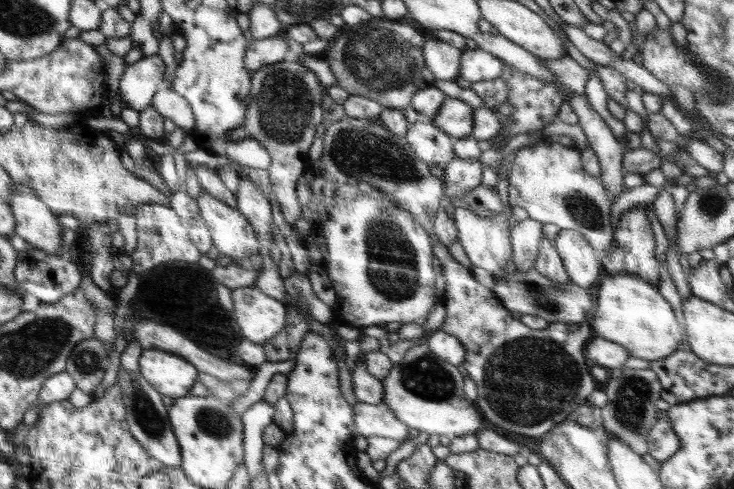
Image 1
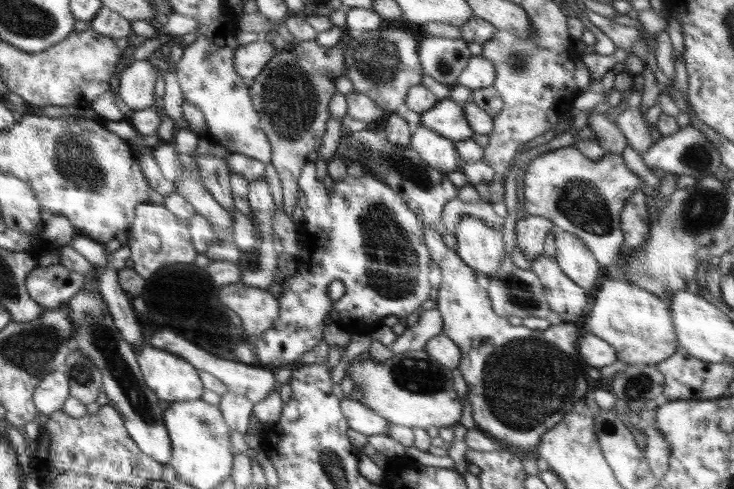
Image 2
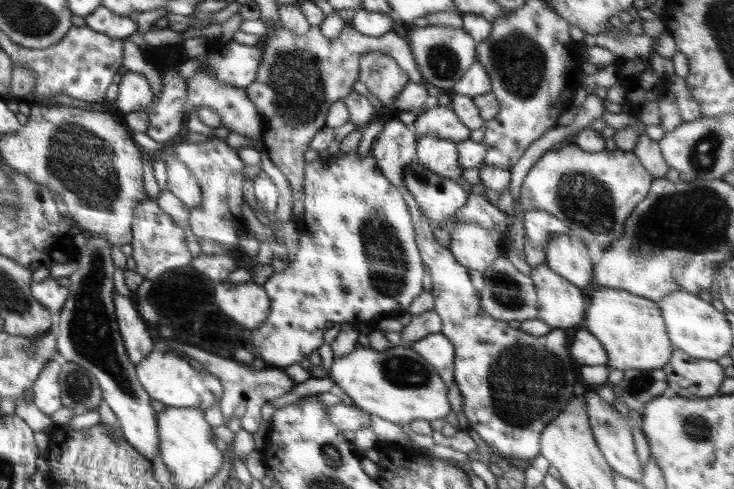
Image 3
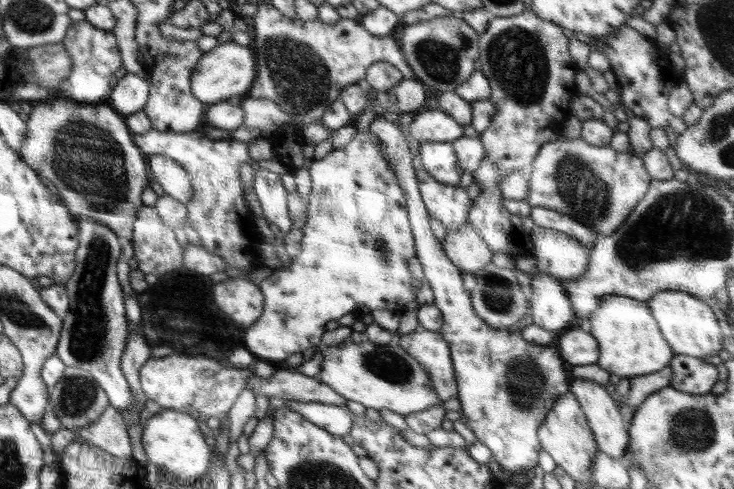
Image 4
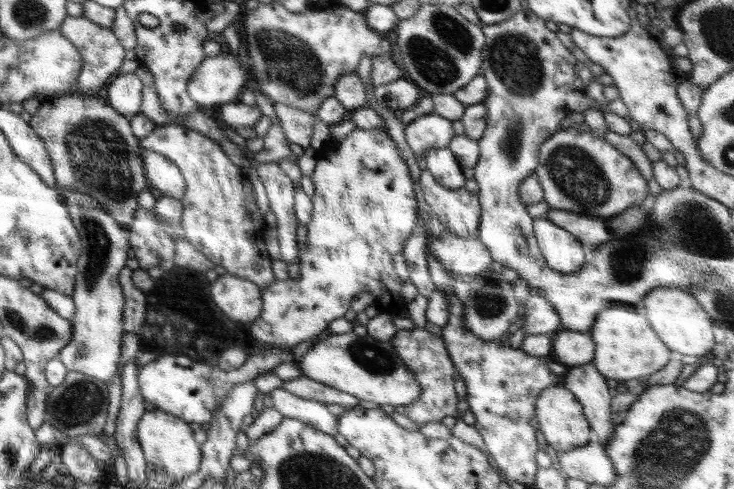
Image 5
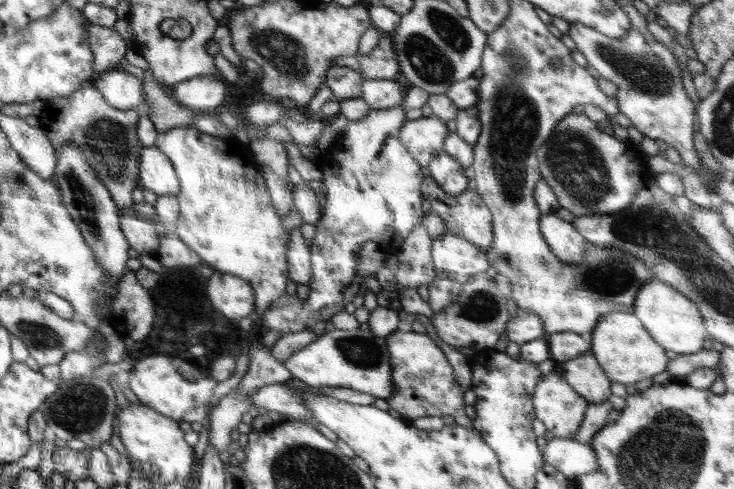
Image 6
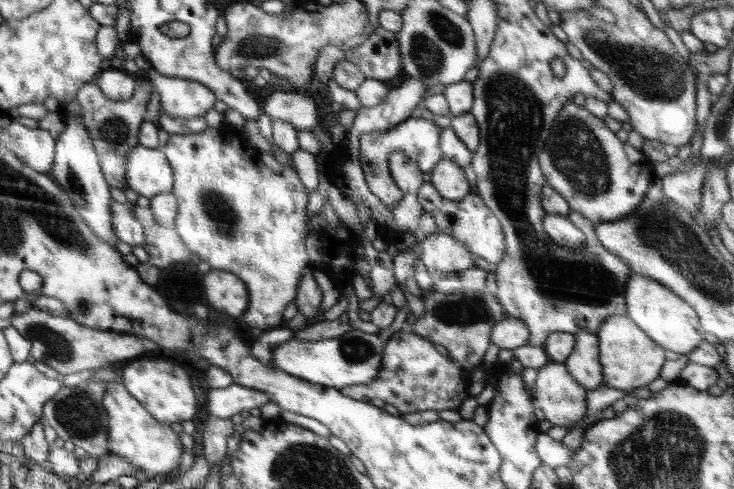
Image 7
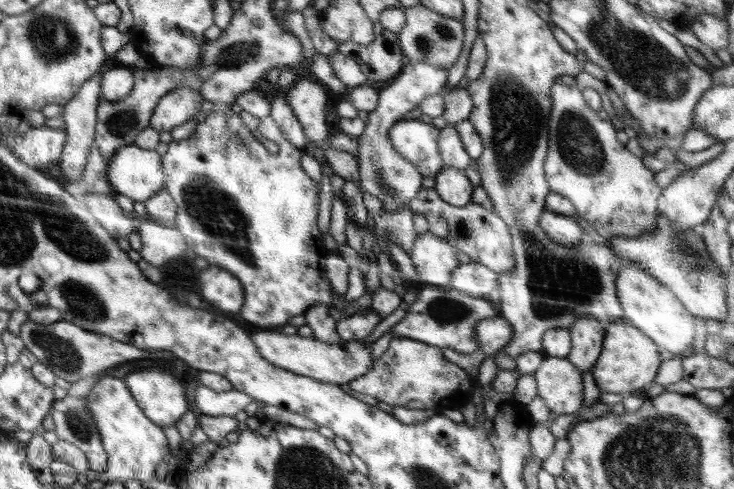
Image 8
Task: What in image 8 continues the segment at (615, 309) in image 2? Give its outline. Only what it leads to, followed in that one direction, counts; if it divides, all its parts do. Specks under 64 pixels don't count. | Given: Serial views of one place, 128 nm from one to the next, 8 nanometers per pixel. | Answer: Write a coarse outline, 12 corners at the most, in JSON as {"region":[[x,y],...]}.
{"region":[[635,326],[605,328],[591,372],[601,393],[648,387],[660,347]]}

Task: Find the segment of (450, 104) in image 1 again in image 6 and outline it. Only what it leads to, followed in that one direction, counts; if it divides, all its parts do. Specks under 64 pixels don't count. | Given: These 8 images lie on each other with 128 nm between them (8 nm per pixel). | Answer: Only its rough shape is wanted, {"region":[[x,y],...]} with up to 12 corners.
{"region":[[436,117],[405,122],[398,138],[420,167],[443,153],[448,132]]}

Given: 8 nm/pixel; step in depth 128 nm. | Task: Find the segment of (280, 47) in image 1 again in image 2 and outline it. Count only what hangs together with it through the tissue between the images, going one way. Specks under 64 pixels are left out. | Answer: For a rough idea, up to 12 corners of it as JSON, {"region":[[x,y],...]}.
{"region":[[256,41],[236,49],[234,68],[252,82],[277,52]]}

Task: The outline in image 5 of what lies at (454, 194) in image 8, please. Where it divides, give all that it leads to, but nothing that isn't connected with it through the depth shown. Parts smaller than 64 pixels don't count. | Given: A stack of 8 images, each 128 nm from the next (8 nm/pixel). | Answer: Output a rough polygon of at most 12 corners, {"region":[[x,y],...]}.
{"region":[[448,148],[423,158],[440,186],[464,187],[466,177]]}

